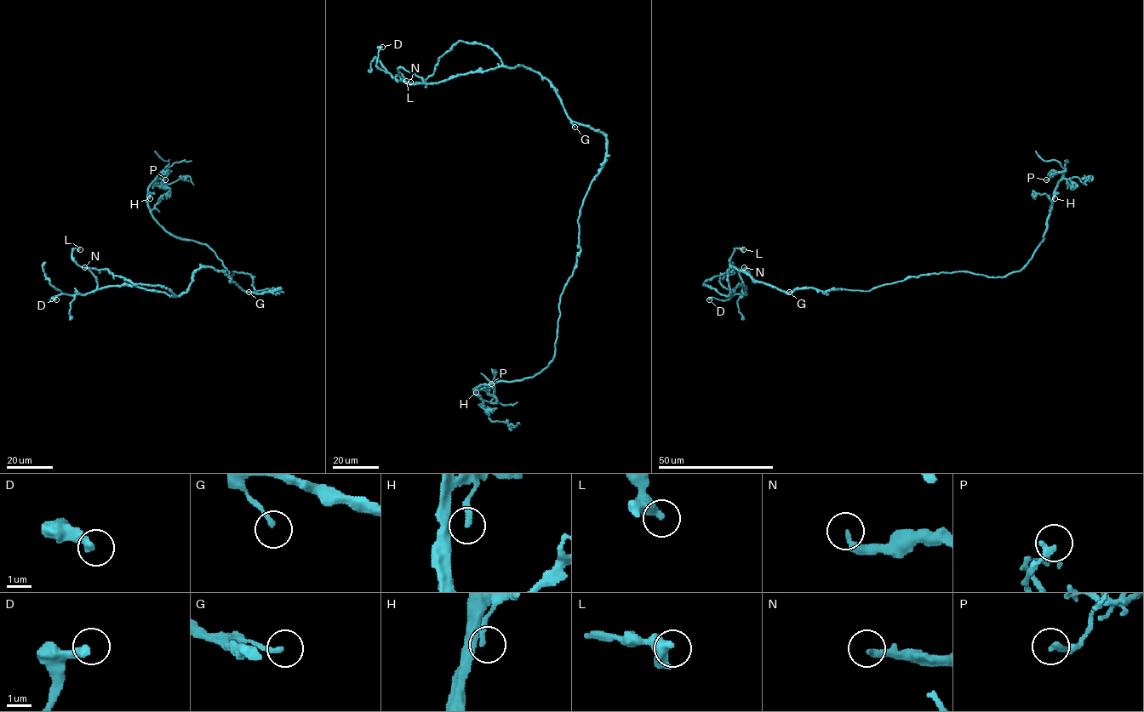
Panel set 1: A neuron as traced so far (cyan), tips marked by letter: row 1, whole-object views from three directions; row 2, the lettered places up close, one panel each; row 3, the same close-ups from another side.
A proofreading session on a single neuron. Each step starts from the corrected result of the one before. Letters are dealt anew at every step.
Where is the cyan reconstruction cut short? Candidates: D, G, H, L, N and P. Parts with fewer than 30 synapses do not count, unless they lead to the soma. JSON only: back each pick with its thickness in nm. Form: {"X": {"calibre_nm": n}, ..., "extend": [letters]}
{"extend": []}

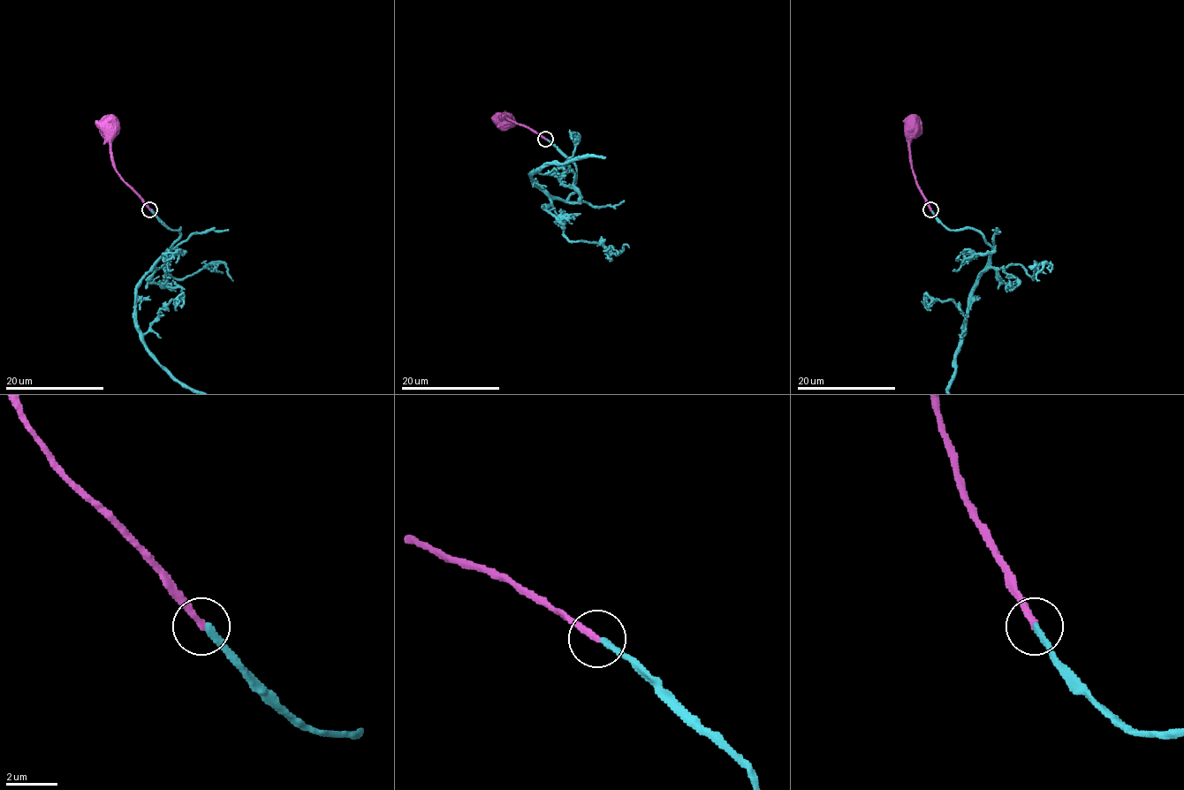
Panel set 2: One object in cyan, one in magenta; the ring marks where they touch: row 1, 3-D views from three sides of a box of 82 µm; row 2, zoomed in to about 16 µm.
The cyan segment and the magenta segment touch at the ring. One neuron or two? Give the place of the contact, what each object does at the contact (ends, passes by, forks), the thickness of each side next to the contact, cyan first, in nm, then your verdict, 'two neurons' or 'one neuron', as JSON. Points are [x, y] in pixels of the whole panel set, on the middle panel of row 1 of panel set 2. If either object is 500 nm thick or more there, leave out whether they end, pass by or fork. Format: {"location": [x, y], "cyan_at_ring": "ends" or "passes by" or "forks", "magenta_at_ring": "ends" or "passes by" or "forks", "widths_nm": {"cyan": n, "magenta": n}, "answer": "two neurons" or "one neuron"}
{"location": [545, 139], "cyan_at_ring": "ends", "magenta_at_ring": "ends", "widths_nm": {"cyan": 260, "magenta": 280}, "answer": "one neuron"}

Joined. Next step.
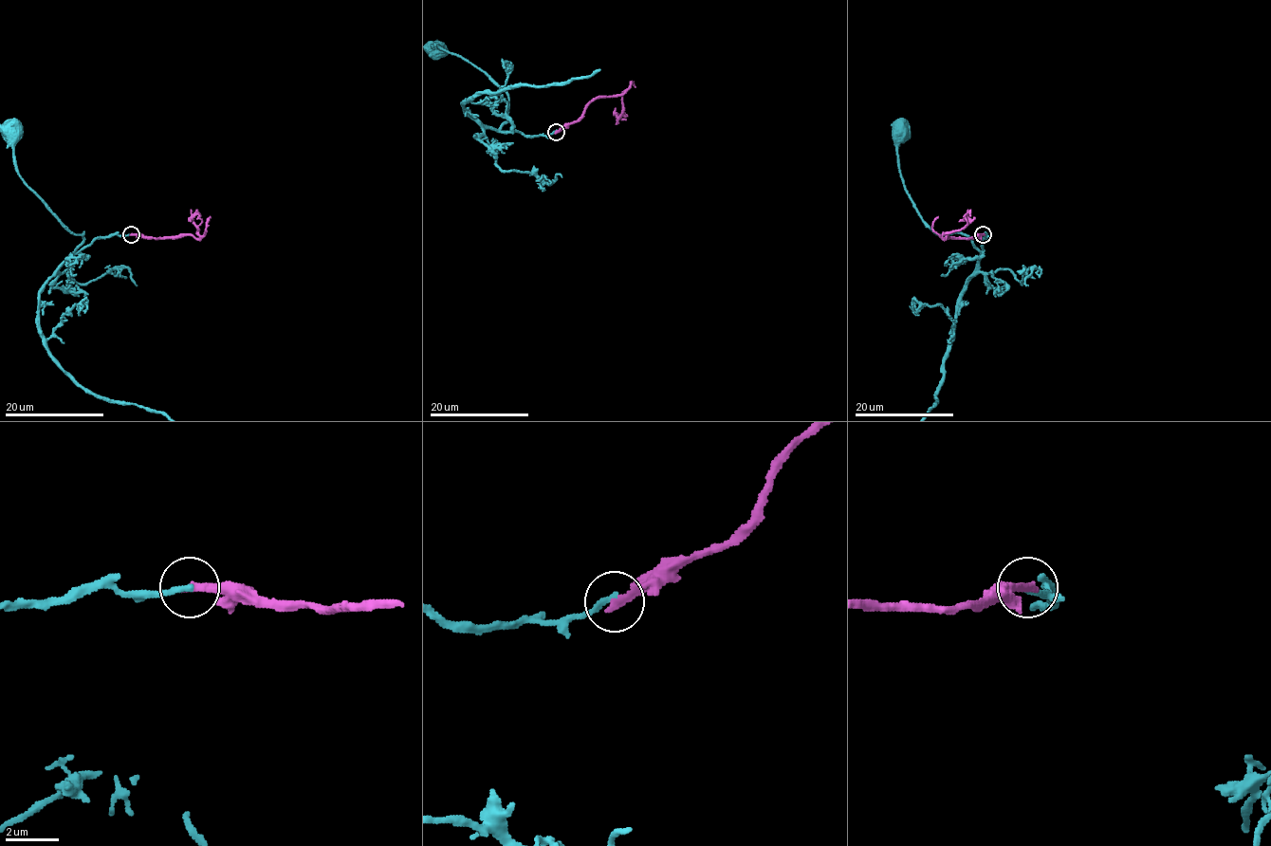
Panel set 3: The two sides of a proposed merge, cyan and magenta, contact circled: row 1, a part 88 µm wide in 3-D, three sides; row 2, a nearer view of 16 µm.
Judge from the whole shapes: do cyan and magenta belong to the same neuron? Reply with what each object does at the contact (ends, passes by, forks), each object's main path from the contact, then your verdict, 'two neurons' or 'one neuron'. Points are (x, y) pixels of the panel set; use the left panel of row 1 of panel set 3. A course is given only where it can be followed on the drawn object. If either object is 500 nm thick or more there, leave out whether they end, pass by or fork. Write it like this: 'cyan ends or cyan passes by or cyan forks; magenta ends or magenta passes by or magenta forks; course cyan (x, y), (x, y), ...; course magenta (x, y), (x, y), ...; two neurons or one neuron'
cyan ends; magenta ends; course cyan (132, 234), (100, 236), (76, 252), (83, 232), (73, 234), (18, 173), (14, 133), (10, 130); course magenta (132, 234), (199, 238), (192, 215), (195, 211), (201, 215); two neurons

